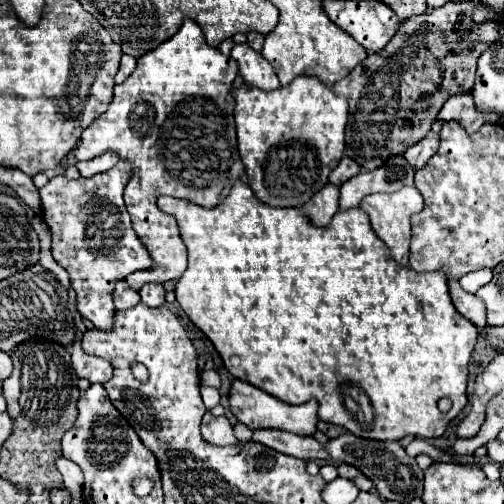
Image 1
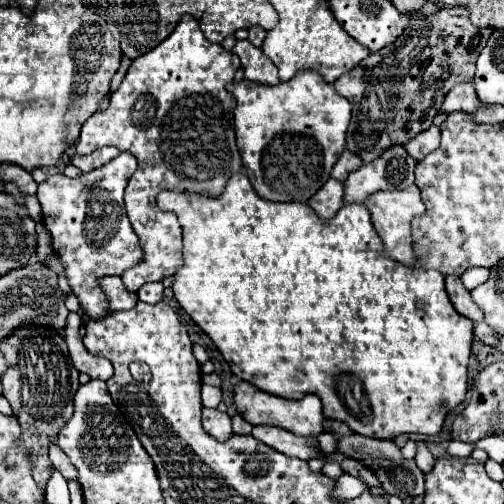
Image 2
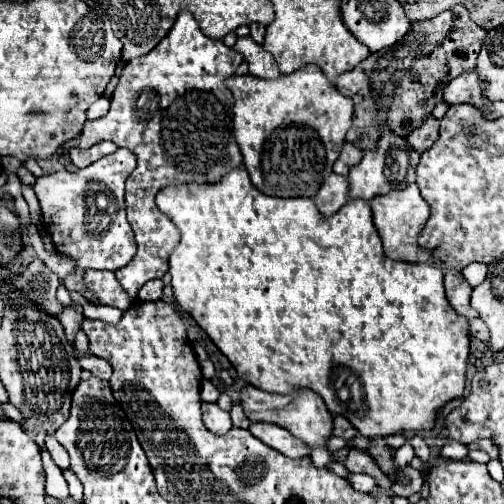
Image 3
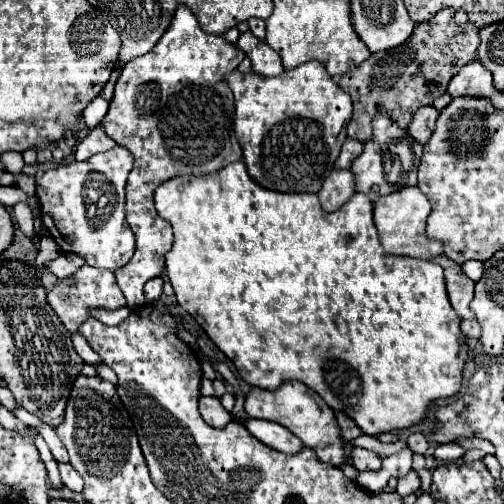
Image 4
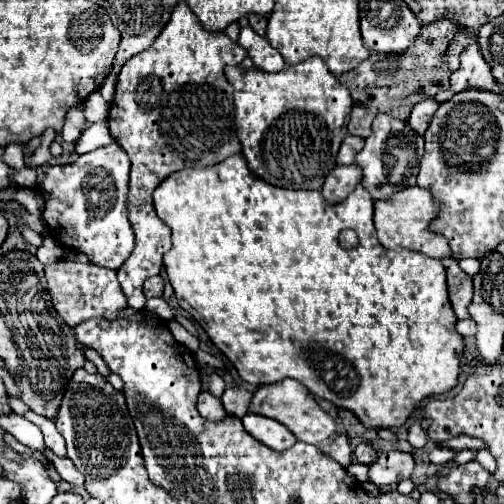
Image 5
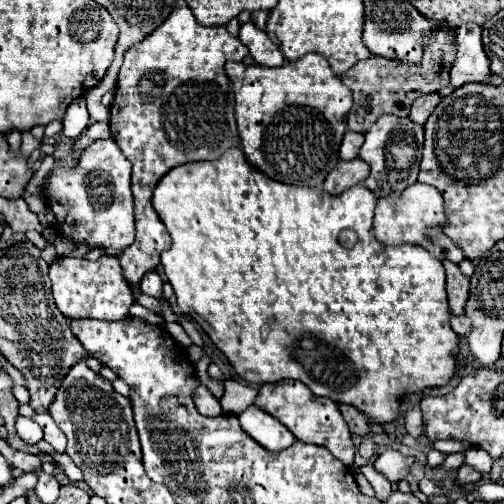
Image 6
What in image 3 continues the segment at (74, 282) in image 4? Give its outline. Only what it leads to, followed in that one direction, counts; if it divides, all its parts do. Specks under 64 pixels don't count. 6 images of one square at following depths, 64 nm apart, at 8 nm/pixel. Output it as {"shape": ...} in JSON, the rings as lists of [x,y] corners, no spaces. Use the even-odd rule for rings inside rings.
{"shape":[[[86,270],[84,284],[92,292],[92,296],[96,296],[98,304],[114,306],[120,310],[126,310],[128,306],[132,306],[132,302],[128,300],[128,294],[120,288],[114,272],[110,270]],[[64,306],[64,308],[62,308],[62,312],[60,312],[58,316],[60,316],[58,320],[62,322],[64,332],[66,332],[66,336],[68,336],[70,344],[74,344],[74,336],[76,336],[76,332],[78,332],[78,330],[80,330],[80,326],[82,326],[84,314],[82,314],[76,306]]]}

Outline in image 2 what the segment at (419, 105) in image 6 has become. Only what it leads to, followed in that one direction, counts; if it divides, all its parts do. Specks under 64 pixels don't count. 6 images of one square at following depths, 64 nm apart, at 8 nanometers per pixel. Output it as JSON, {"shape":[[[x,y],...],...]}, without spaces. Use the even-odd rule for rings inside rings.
{"shape":[[[432,124],[428,130],[416,134],[412,140],[408,140],[408,142],[406,142],[406,150],[408,150],[408,154],[410,154],[412,158],[422,160],[428,152],[436,150],[438,144],[440,144],[440,128]]]}

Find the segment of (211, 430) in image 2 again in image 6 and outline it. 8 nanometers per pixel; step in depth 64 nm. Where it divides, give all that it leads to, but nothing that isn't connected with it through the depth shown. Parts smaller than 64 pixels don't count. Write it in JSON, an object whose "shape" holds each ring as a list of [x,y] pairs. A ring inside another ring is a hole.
{"shape":[[[198,382],[192,400],[194,400],[198,412],[204,414],[204,416],[218,416],[218,414],[222,414],[220,402],[212,396],[212,392],[210,392],[202,382]]]}

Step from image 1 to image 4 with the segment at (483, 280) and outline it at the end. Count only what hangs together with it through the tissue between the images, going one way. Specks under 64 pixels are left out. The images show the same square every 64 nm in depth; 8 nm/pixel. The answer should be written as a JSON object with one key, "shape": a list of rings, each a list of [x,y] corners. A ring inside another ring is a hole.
{"shape":[[[468,260],[468,262],[462,264],[462,270],[464,270],[464,274],[468,274],[472,280],[478,280],[480,274],[482,274],[482,262]]]}

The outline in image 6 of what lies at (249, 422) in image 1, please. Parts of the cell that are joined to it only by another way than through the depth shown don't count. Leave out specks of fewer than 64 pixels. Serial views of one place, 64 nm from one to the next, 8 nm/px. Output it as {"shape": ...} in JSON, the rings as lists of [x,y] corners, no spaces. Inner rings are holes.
{"shape":[[[280,380],[280,382],[272,382],[272,384],[264,384],[260,388],[258,398],[254,400],[256,406],[260,406],[262,410],[268,410],[274,418],[278,418],[284,426],[288,426],[288,430],[300,440],[300,442],[310,442],[310,444],[318,444],[318,446],[326,446],[330,448],[330,452],[342,460],[342,464],[350,466],[354,460],[354,442],[352,442],[352,434],[348,430],[348,424],[344,422],[338,404],[330,398],[316,398],[310,388],[306,384],[302,384],[300,380]]]}

